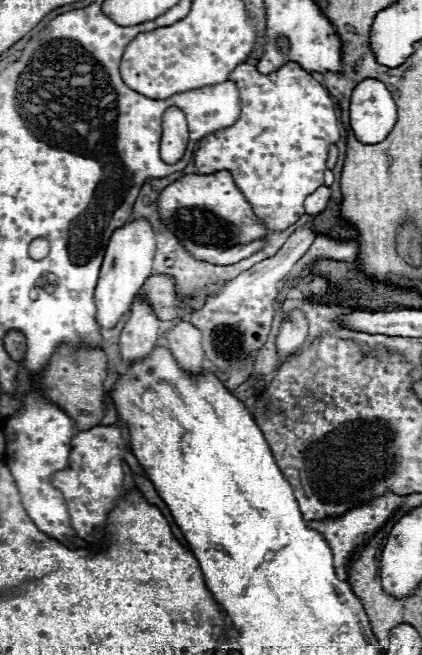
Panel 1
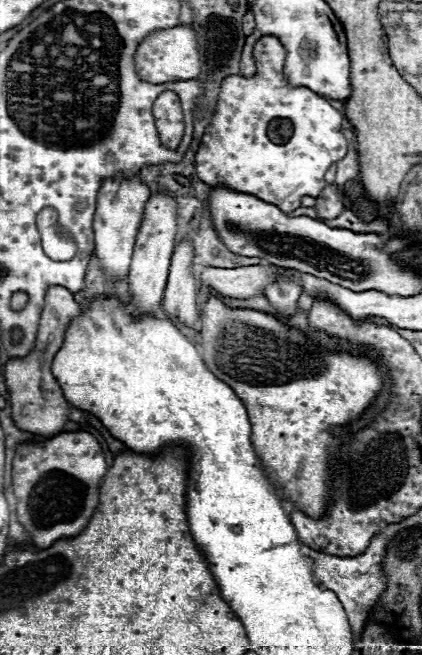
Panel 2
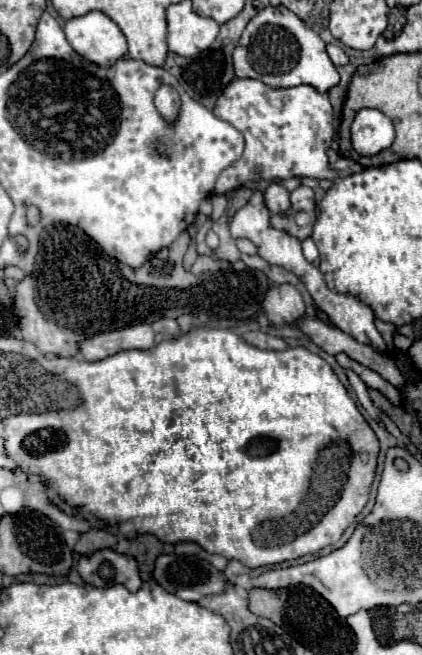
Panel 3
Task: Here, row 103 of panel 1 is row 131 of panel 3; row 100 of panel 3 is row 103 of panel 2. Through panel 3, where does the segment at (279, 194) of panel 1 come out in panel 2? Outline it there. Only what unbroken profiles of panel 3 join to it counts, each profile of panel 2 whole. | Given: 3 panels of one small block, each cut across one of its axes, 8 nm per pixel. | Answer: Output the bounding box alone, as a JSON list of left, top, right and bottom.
[196,36,346,212]

